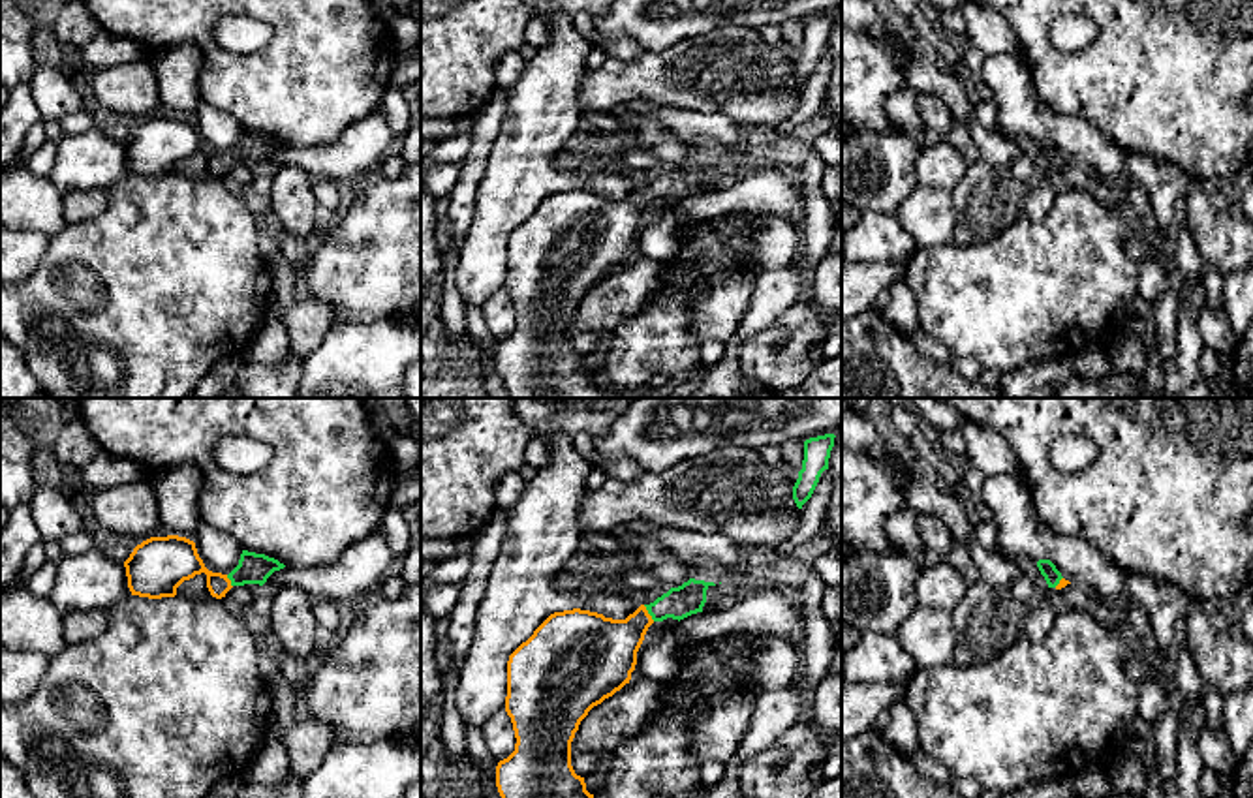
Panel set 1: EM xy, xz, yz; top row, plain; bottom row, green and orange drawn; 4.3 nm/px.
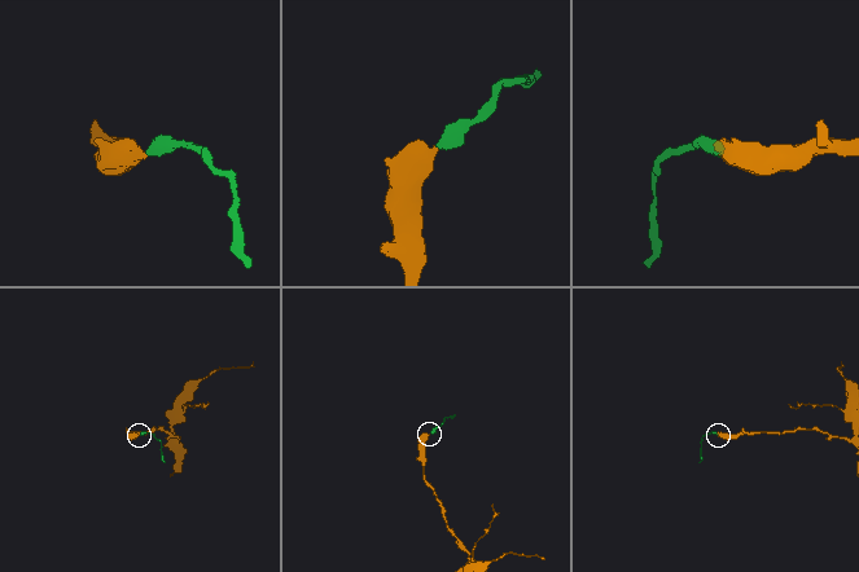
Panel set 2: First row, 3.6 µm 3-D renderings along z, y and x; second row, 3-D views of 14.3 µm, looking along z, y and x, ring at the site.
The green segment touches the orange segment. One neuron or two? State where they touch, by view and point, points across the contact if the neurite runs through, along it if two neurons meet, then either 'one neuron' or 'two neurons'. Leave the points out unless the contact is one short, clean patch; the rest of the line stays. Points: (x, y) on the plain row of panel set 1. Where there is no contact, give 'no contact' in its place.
contact xz (649, 192); way xz (690, 177), (649, 192), (622, 218), (603, 230); one neuron

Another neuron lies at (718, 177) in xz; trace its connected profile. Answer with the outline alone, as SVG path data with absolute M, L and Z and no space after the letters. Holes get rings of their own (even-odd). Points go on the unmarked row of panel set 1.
M684 141L689 146L691 158L708 161L706 182L703 192L719 192L733 186L738 178L731 175L731 167L723 165L718 150L704 141Z

